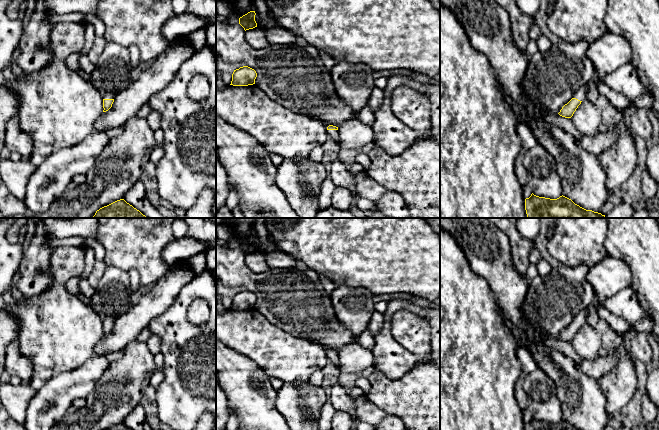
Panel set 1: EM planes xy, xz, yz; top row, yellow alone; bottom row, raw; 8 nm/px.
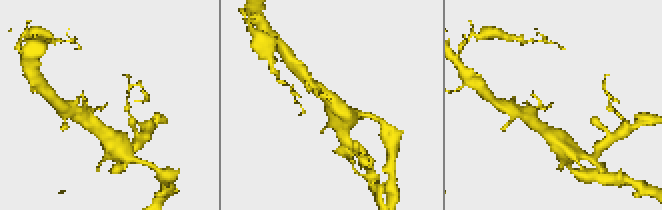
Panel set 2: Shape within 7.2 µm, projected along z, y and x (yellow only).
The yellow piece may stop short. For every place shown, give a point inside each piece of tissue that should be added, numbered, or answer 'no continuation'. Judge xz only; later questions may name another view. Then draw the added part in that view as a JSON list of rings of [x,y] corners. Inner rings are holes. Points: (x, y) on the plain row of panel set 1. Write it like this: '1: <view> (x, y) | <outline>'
1: xz (333, 358) | [[[327,354],[328,360],[330,360],[333,363],[336,363],[338,361],[338,354]]]

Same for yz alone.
1: yz (609, 276) | [[[606,256],[587,272],[587,281],[593,286],[598,296],[594,308],[584,309],[573,320],[580,325],[586,321],[587,315],[604,307],[604,302],[631,284],[632,275],[628,264],[620,259]]]

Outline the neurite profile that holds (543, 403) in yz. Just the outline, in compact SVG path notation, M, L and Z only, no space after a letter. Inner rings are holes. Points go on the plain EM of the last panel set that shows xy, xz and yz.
M540 368L526 375L522 387L534 419L550 423L562 420L563 412L555 384Z

